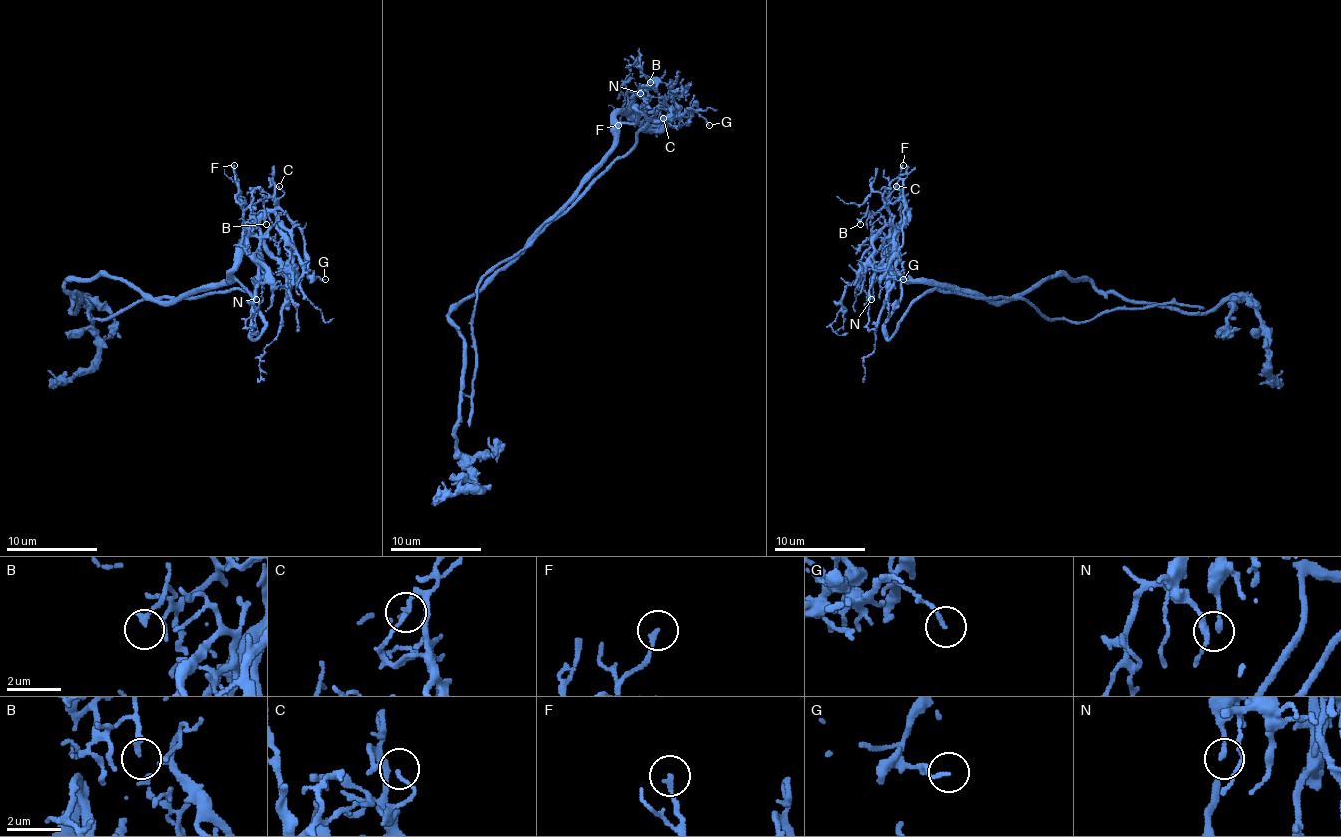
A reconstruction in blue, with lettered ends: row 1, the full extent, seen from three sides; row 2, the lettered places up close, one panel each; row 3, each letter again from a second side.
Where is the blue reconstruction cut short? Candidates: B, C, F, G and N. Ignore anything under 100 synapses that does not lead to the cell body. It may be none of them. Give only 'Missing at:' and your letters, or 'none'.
Missing at: none

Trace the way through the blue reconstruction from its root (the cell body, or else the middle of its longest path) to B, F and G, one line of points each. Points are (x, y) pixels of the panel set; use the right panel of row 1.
B: (1028, 288), (1012, 297), (978, 297), (901, 277), (891, 267), (889, 213), (869, 211), (860, 224)
F: (1028, 288), (1012, 297), (978, 297), (901, 277), (891, 267), (887, 195), (903, 165)
G: (1028, 288), (978, 297), (901, 277), (891, 267), (894, 236), (896, 279), (887, 274), (903, 279)

